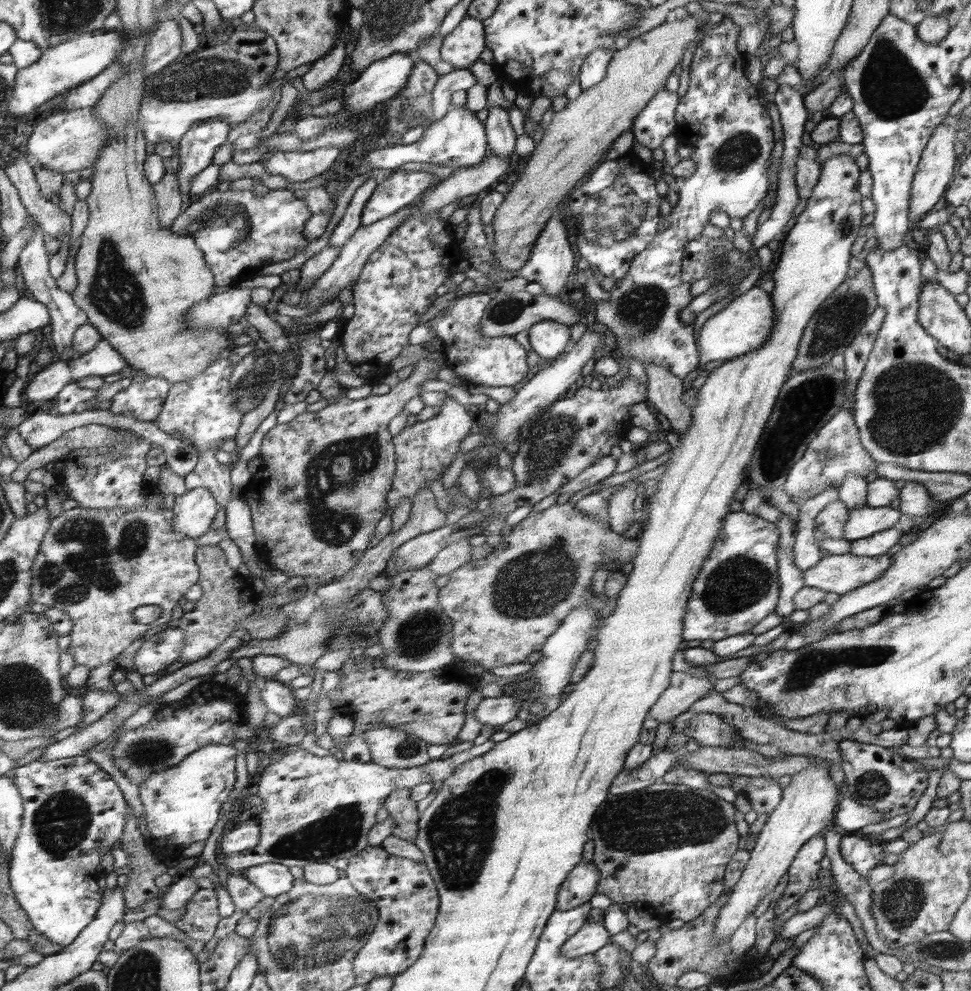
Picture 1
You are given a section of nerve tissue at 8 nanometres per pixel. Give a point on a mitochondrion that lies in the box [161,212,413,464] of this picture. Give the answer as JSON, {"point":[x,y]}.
{"point":[252,379]}

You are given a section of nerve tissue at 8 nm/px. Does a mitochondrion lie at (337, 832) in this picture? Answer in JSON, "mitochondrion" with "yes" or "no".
{"mitochondrion":"yes"}

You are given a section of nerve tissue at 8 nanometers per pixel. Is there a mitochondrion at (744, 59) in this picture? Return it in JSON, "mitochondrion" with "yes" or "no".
{"mitochondrion":"no"}

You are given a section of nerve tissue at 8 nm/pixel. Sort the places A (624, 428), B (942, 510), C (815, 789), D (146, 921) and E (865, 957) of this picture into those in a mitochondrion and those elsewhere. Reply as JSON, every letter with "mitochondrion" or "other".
{"A":"other","B":"other","C":"other","D":"other","E":"other"}

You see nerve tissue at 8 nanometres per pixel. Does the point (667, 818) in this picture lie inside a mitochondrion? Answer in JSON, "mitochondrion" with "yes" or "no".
{"mitochondrion":"yes"}

